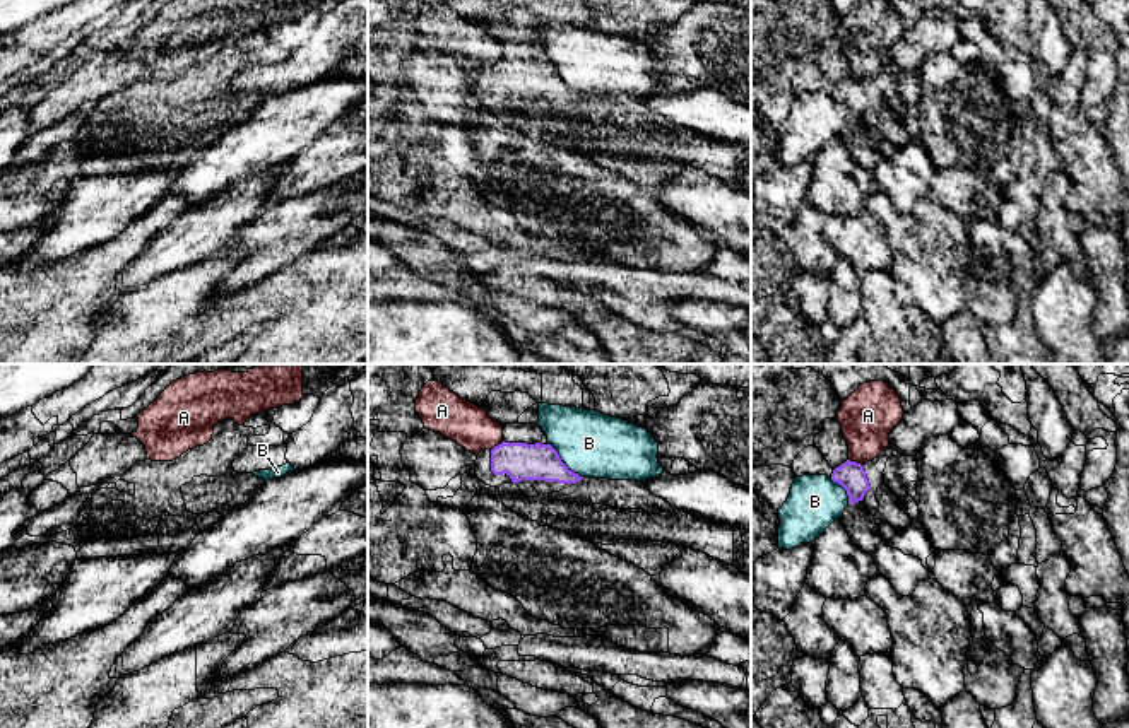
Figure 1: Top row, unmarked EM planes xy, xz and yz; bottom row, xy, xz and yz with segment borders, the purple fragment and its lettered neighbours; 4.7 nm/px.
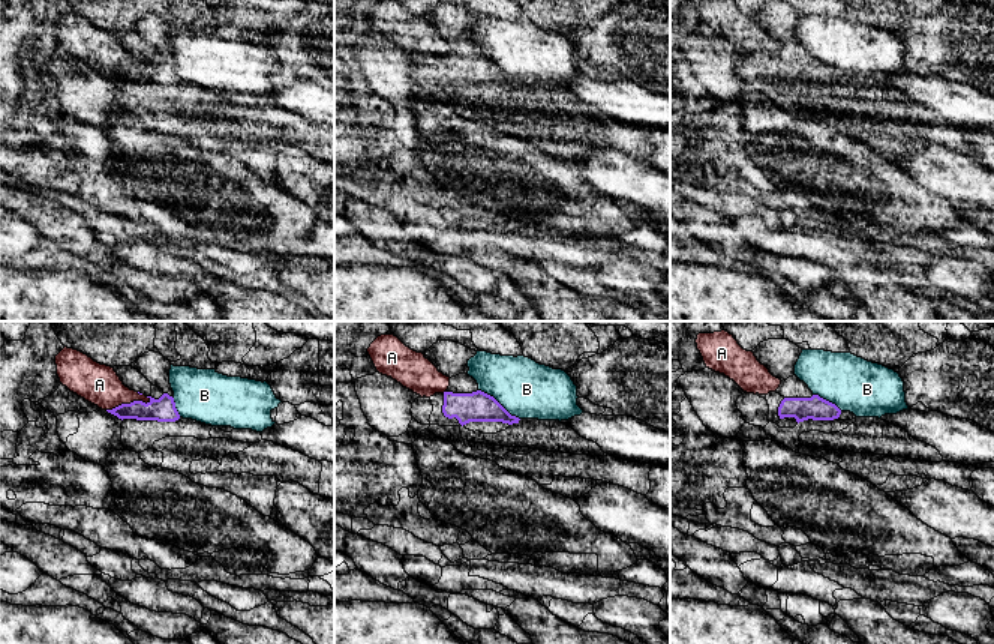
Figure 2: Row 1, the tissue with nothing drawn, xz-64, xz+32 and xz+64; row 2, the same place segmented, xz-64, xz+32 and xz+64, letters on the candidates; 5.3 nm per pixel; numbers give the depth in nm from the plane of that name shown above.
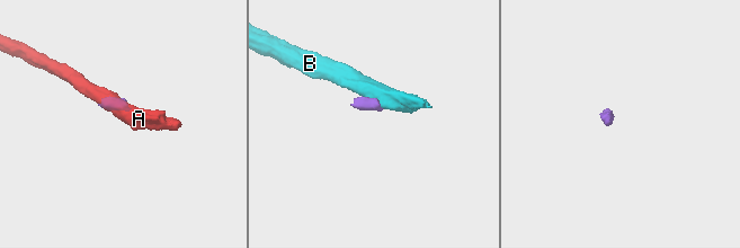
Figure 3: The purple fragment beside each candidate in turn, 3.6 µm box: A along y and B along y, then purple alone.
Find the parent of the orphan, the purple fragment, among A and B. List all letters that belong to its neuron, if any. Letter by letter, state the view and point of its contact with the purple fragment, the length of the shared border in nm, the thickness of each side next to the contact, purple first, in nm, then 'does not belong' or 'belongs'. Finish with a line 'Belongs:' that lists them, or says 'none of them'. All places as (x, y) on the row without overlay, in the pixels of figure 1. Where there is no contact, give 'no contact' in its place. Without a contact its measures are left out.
A: meets purple in yz at (854, 79); contact 70 nm long; 140 nm thick on the purple side, 260 nm on the other; does not belong
B: meets purple in xz at (561, 79); contact 220 nm long; 180 nm thick on the purple side, 300 nm on the other; does not belong
Belongs: none of them

